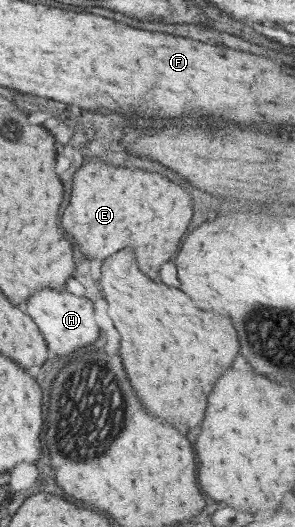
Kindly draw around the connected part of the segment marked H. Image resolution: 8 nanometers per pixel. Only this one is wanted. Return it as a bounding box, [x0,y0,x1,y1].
[26,290,98,360]

